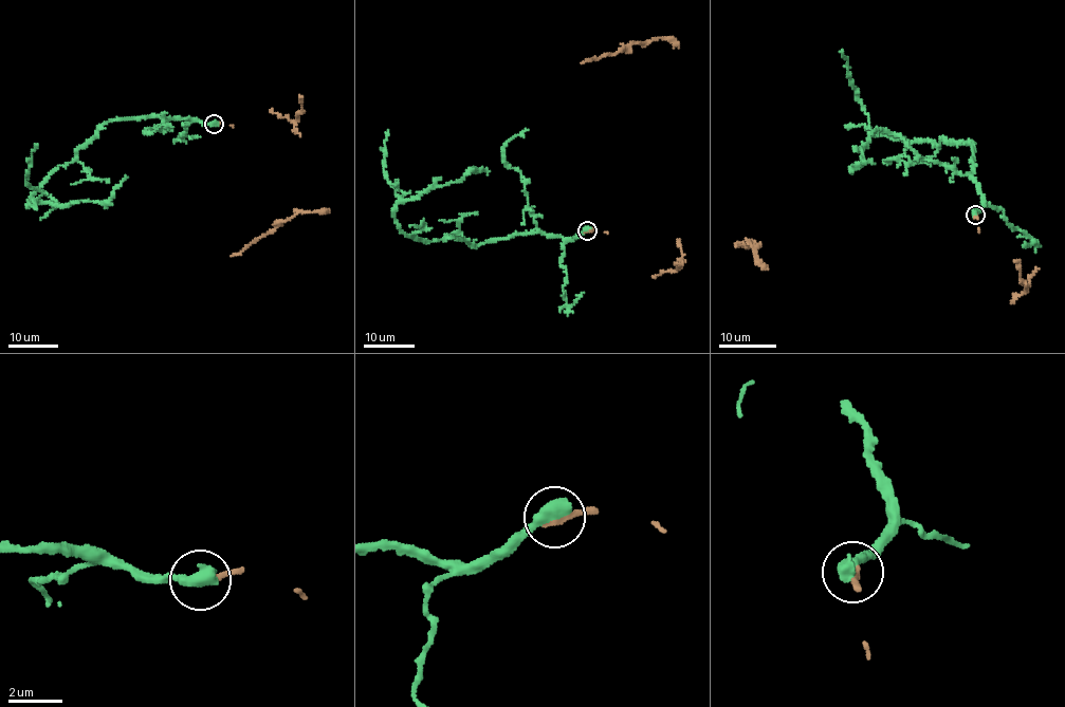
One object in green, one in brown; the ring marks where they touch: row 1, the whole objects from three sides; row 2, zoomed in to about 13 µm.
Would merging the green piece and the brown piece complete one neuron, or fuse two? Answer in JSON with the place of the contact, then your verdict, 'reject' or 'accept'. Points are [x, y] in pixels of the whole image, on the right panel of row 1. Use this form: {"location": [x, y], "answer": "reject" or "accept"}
{"location": [975, 215], "answer": "reject"}

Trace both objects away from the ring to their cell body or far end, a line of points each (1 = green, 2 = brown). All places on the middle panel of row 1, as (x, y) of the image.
1: (587, 230), (474, 245), (401, 230), (400, 201), (465, 172), (488, 174)
2: (587, 230), (594, 227), (626, 50), (630, 43), (666, 38), (674, 48), (682, 250), (679, 266), (655, 278)

